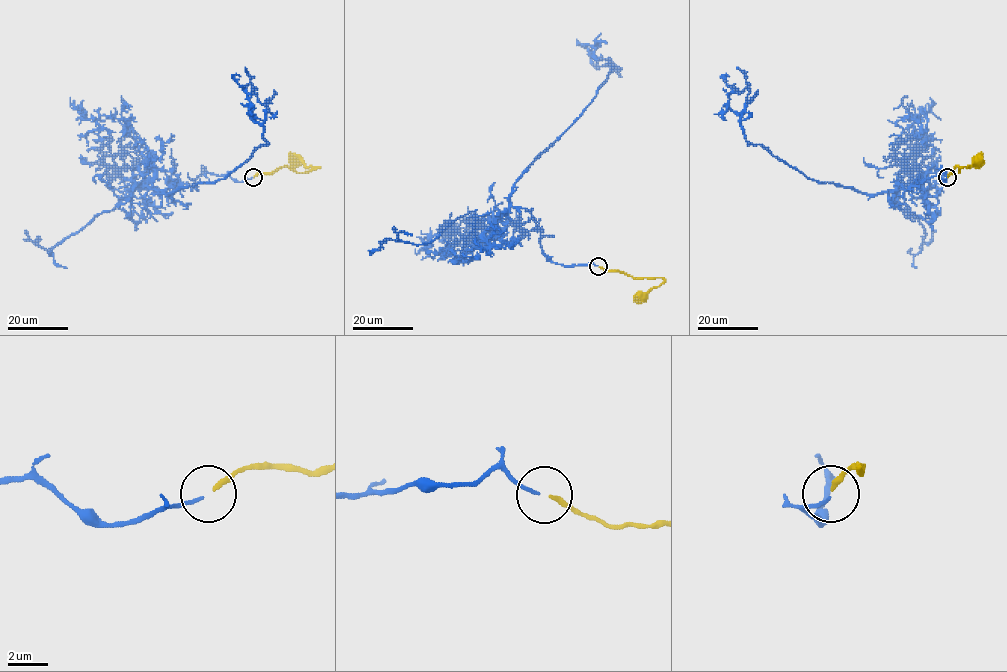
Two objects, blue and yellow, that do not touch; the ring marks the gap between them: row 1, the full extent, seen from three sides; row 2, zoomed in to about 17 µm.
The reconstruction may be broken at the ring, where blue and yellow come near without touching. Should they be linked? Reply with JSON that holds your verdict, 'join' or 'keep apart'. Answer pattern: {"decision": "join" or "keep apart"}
{"decision": "join"}

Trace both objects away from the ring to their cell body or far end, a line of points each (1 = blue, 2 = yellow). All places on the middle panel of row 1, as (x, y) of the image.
1: (597, 266), (549, 261), (540, 231), (523, 231), (508, 215), (517, 178), (611, 67), (578, 43), (586, 47)
2: (599, 266), (636, 278), (663, 278), (658, 286), (640, 297)

